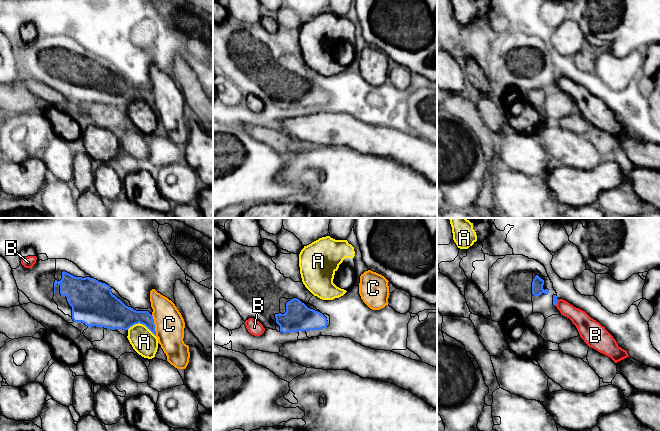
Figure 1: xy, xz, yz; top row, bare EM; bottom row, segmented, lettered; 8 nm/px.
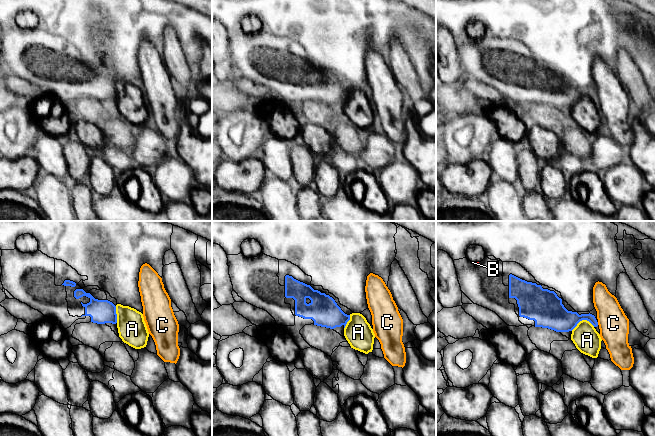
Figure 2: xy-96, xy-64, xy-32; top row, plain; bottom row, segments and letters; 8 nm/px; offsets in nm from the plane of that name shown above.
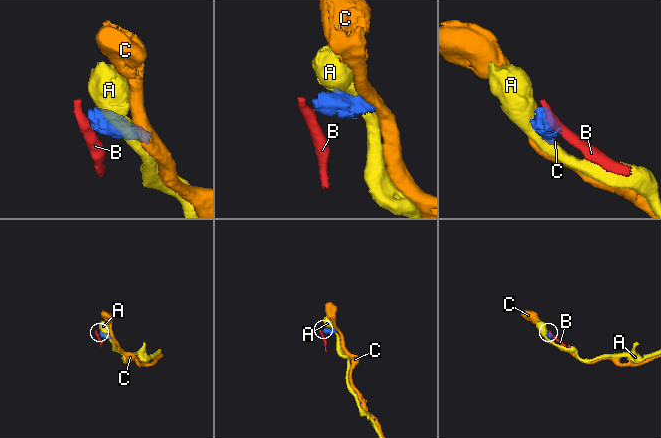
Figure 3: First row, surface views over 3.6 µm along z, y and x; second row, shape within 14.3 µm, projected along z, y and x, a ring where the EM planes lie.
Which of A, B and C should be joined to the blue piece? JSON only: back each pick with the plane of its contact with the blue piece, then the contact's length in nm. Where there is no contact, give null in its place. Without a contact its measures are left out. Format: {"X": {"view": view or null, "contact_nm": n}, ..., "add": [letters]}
{"add": []}

